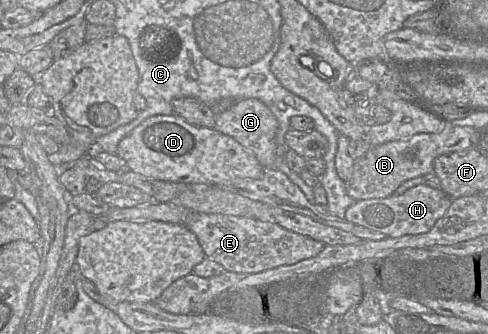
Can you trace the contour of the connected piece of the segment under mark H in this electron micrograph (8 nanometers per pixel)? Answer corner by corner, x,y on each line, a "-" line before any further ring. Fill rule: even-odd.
417,185
400,195
356,201
347,209
344,219
383,233
388,238
418,235
427,233
432,229
435,223
446,213
451,201
452,198
441,188
435,189
427,185

